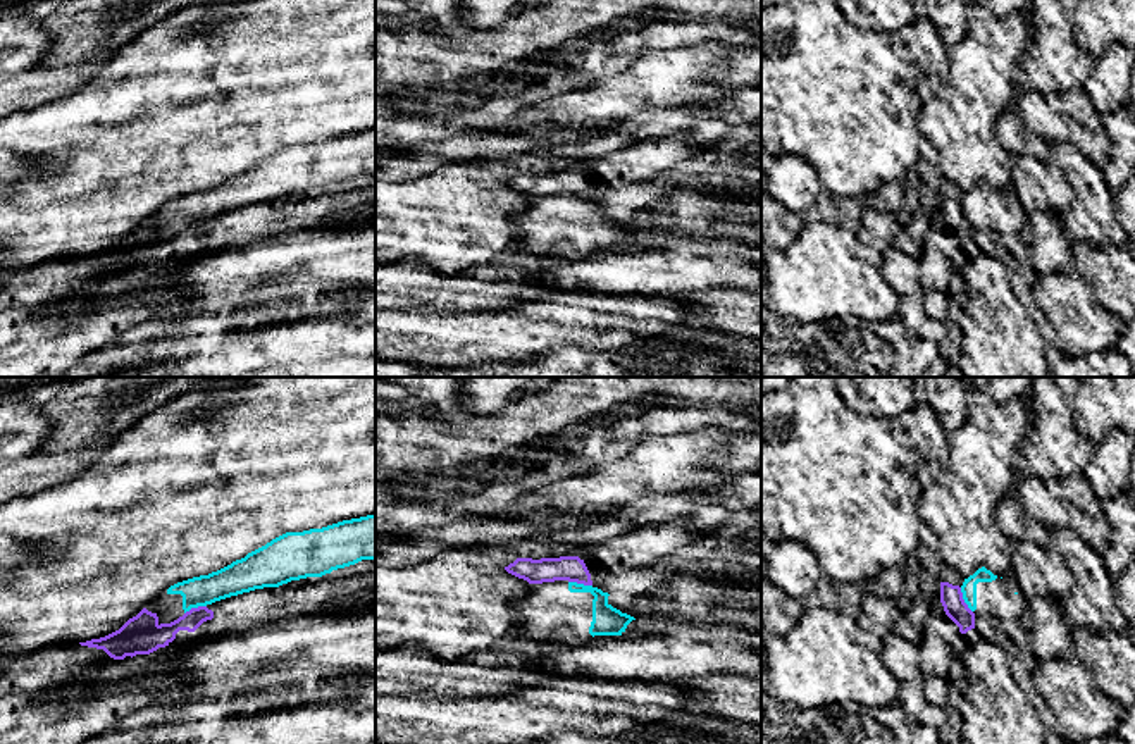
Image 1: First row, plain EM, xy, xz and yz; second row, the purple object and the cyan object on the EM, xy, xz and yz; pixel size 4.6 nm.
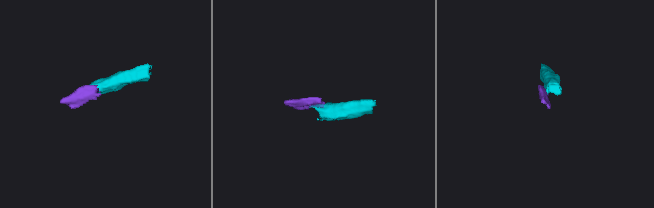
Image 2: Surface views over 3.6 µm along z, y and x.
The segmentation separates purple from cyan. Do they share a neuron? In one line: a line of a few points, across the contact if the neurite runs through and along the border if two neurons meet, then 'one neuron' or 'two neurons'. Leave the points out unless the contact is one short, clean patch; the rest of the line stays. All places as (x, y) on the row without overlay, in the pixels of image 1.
yz (960, 202), (961, 212), (972, 226) | two neurons

